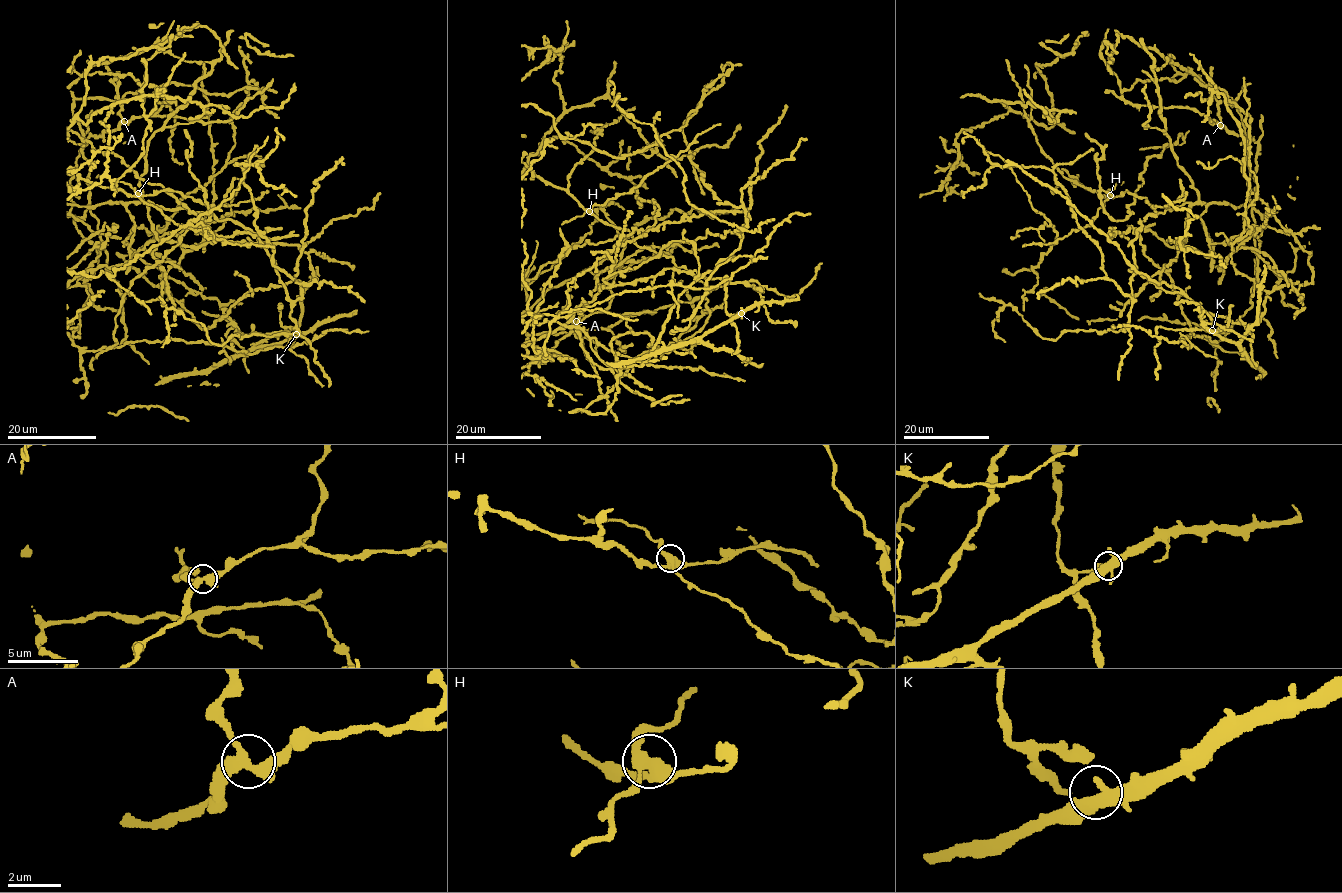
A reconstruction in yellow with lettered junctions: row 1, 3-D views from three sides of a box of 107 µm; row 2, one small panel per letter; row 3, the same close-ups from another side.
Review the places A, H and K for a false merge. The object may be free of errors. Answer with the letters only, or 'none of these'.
H

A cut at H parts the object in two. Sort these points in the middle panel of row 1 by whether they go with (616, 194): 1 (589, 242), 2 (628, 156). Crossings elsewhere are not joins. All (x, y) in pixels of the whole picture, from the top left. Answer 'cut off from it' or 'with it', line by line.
1: cut off from it
2: cut off from it

